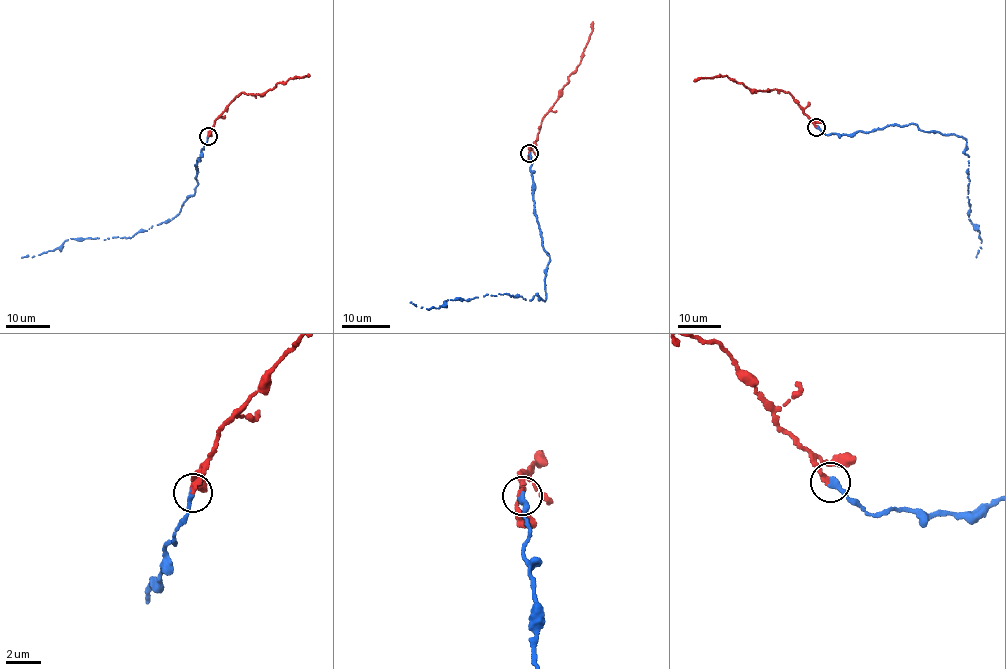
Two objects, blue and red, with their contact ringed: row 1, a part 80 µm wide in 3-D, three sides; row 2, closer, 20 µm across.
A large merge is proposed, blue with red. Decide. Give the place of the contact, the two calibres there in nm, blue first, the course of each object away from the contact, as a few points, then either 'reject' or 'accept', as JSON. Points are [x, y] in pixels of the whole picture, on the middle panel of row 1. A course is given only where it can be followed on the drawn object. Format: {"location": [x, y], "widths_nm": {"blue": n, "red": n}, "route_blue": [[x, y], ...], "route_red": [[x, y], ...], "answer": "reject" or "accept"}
{"location": [529, 153], "widths_nm": {"blue": 360, "red": 320}, "route_blue": [[530, 153], [533, 210], [549, 259], [546, 299], [486, 294], [450, 299], [436, 309], [411, 301]], "route_red": [[530, 153], [528, 147], [536, 141], [542, 117], [580, 63], [593, 22]], "answer": "accept"}

